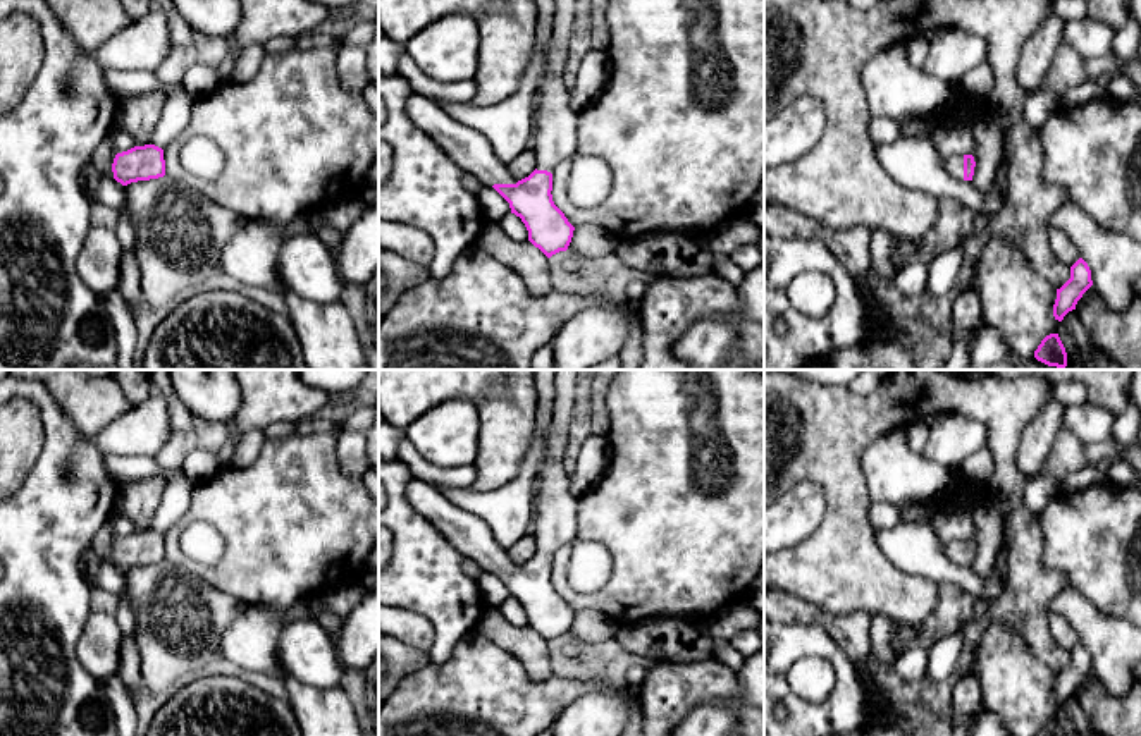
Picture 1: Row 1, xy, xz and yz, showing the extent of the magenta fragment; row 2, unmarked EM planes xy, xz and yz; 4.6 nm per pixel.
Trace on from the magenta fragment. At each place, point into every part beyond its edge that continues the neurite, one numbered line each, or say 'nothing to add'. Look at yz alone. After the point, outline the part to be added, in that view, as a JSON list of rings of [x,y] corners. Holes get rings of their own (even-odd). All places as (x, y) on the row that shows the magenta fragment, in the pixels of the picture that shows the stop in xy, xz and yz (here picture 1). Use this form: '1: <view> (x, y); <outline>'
1: yz (954, 165); [[[964,155],[943,158],[943,170],[953,179],[964,179]]]

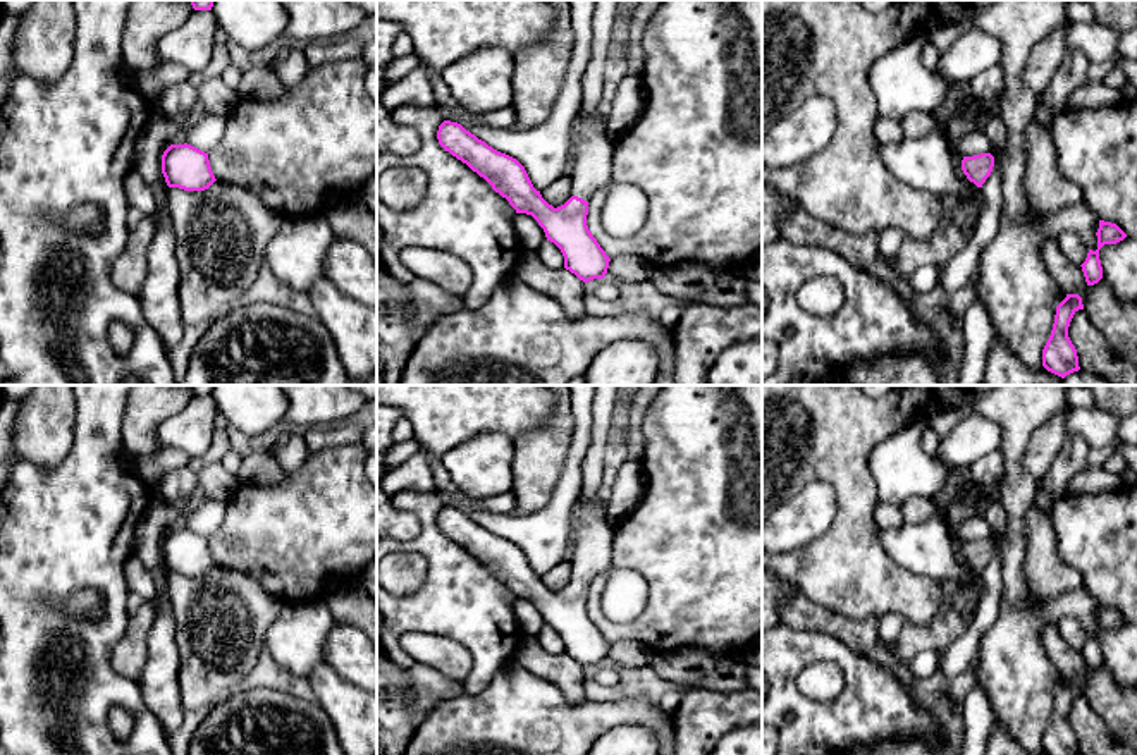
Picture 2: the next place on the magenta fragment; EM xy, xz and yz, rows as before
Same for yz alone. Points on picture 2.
nothing to add

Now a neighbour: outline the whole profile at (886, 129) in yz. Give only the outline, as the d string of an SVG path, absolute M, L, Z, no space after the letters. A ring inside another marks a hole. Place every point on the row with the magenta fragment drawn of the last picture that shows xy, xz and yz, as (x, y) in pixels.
M879 117L874 126L874 134L879 144L886 143L898 143L905 139L903 129L900 126L900 120Z

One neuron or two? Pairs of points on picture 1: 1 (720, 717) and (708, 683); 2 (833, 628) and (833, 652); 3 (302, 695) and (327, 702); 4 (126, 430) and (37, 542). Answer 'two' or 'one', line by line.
1: two
2: two
3: one
4: two

